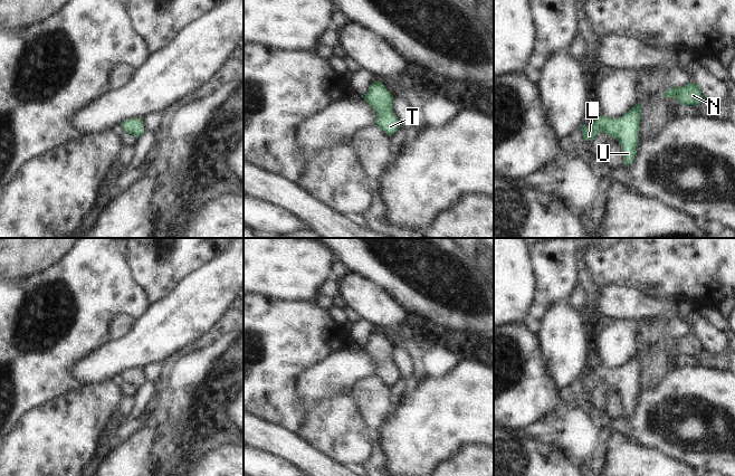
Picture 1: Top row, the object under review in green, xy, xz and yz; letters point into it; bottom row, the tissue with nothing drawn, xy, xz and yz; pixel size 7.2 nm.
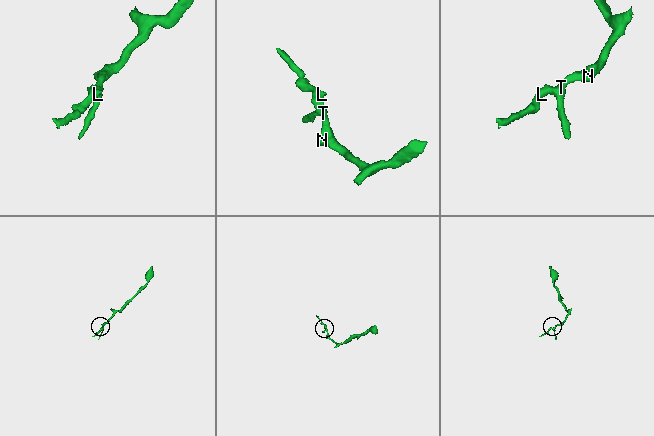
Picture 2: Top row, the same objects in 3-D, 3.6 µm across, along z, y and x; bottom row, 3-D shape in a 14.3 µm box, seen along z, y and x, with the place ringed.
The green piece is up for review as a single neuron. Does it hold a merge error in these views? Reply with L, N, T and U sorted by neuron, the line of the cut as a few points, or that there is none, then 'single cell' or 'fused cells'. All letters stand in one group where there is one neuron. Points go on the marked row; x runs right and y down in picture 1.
groups L N T U; cut none; single cell

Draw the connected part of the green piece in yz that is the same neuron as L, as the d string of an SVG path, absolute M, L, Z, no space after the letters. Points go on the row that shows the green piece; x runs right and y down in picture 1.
M638 102L629 112L618 118L599 116L588 125L582 125L584 140L592 141L600 132L605 132L610 137L615 137L621 146L624 164L630 165L637 154L639 144L641 104Z

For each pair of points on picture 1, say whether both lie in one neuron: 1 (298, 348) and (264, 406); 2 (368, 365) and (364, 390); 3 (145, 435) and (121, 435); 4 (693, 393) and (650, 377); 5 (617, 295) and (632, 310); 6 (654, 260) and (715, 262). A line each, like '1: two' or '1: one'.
1: one
2: two
3: two
4: two
5: one
6: one

